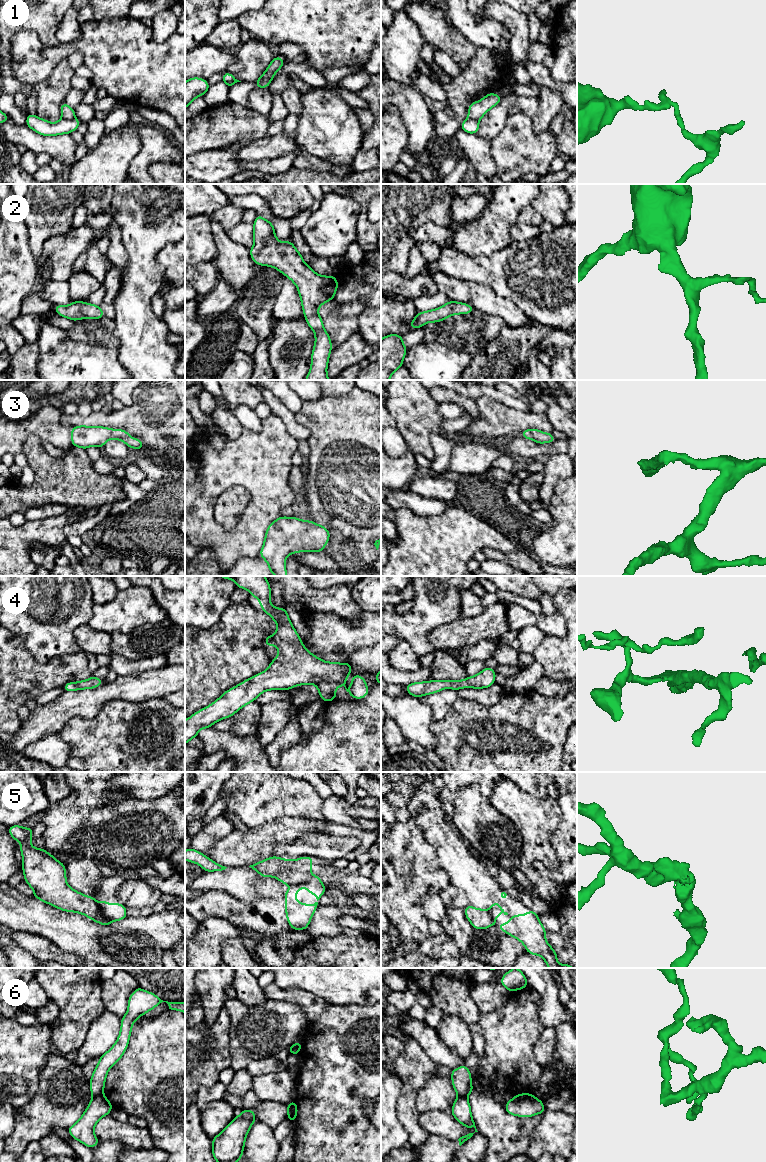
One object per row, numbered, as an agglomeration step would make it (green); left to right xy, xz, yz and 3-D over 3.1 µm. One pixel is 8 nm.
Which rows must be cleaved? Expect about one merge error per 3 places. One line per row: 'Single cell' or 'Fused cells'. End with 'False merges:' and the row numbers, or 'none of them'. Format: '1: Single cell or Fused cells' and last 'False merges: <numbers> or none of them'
1: Fused cells
2: Single cell
3: Single cell
4: Single cell
5: Fused cells
6: Fused cells
False merges: 1, 5, 6

